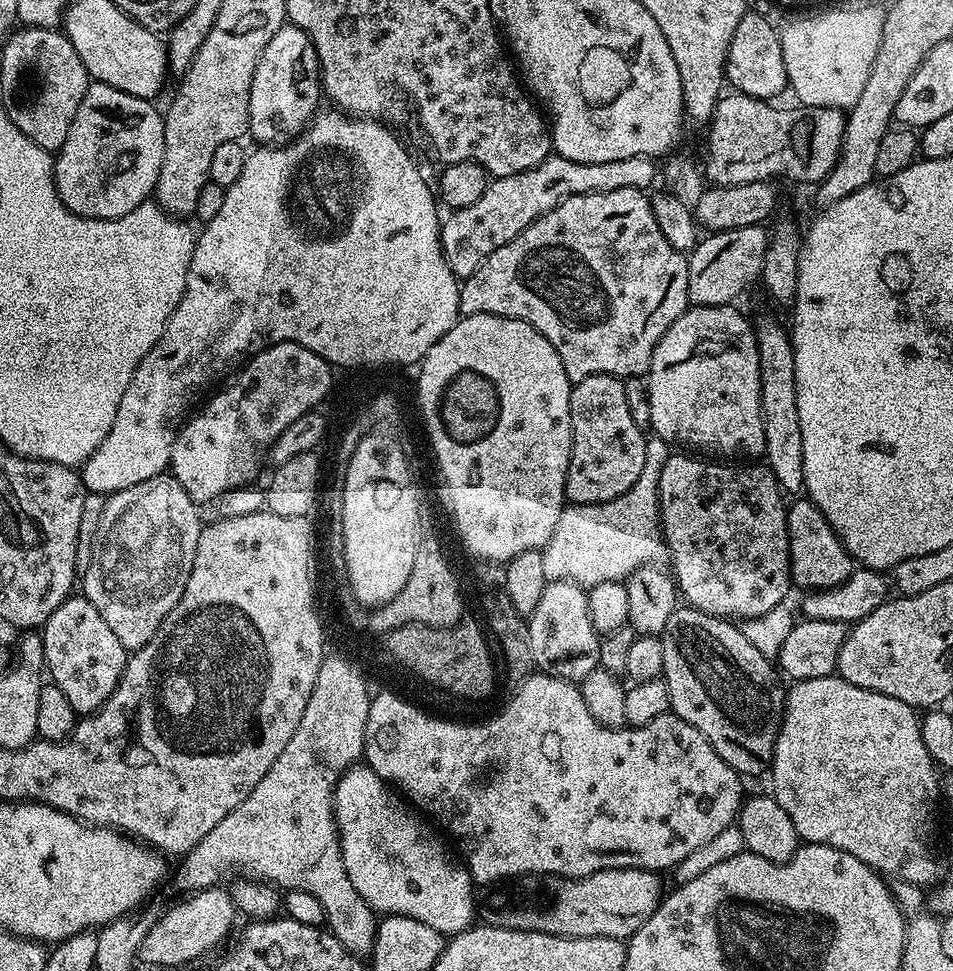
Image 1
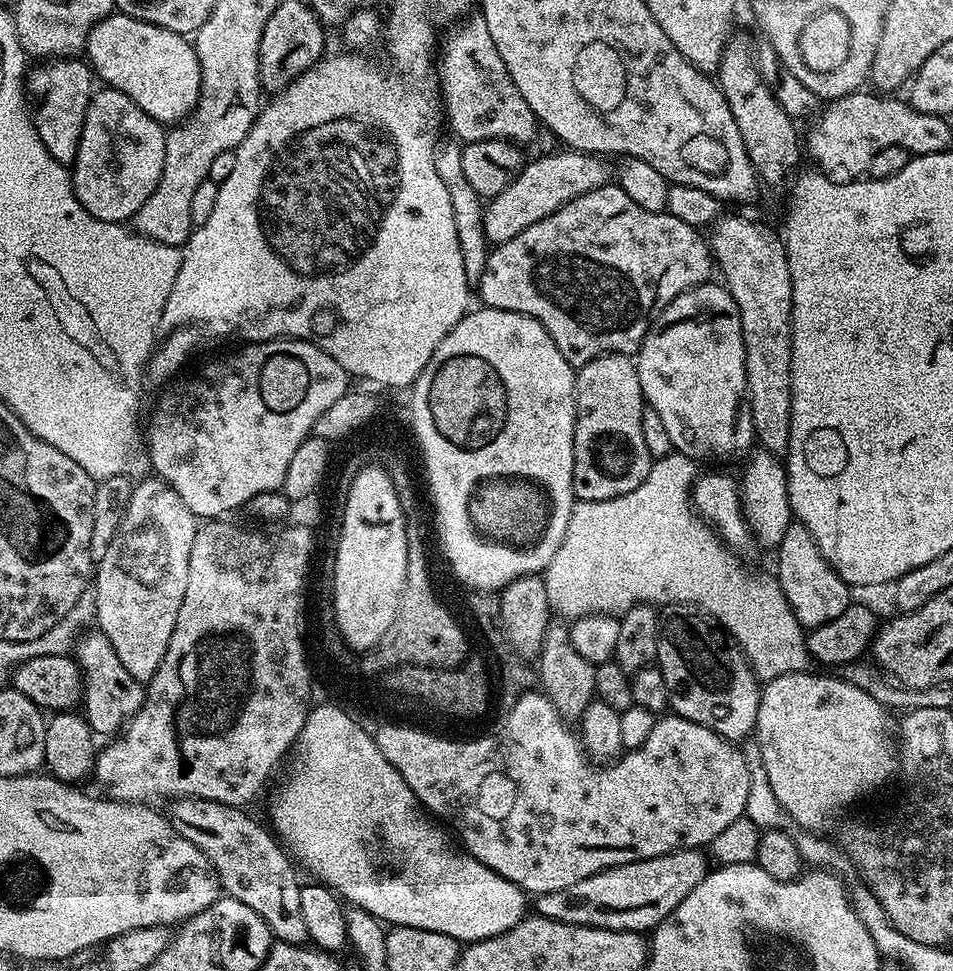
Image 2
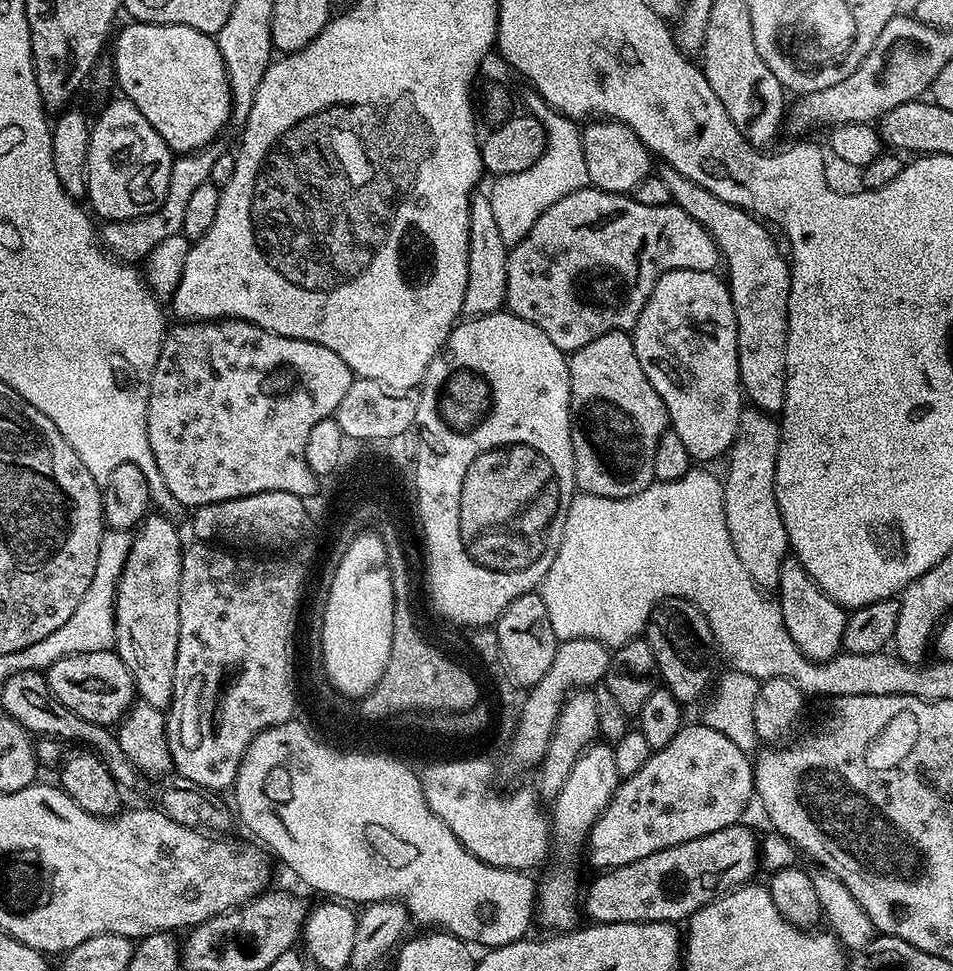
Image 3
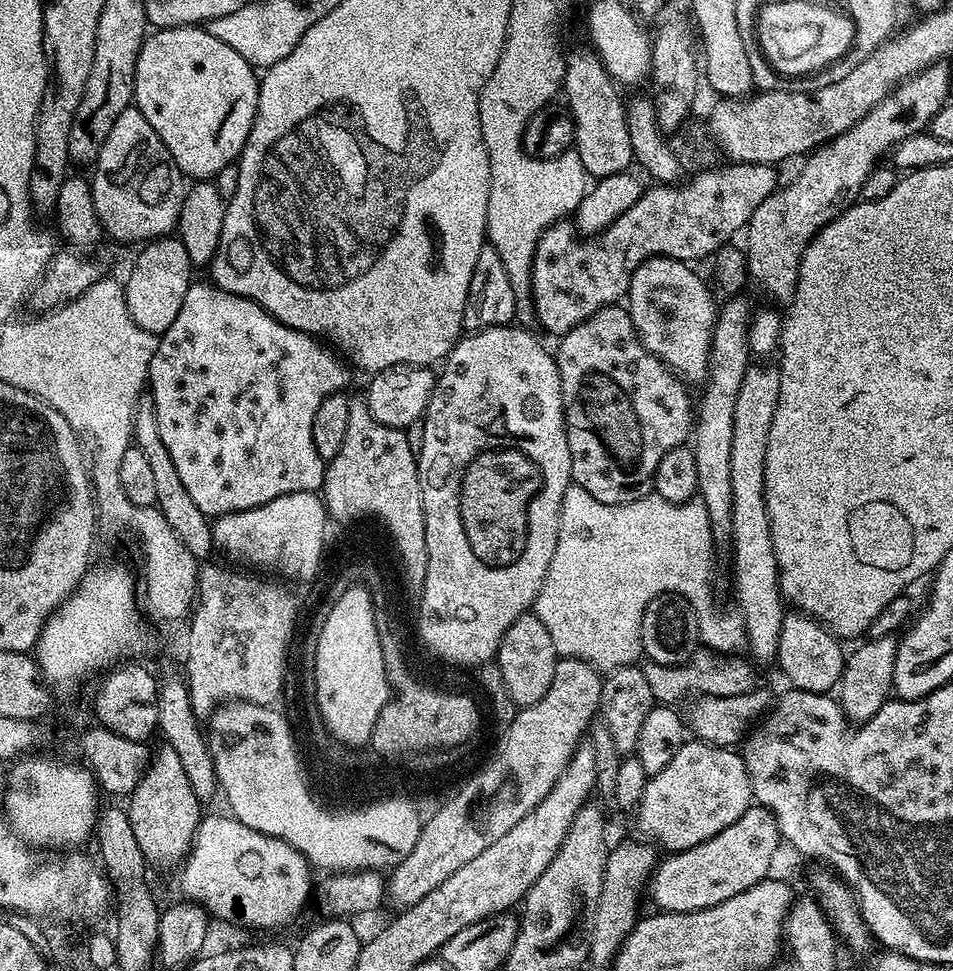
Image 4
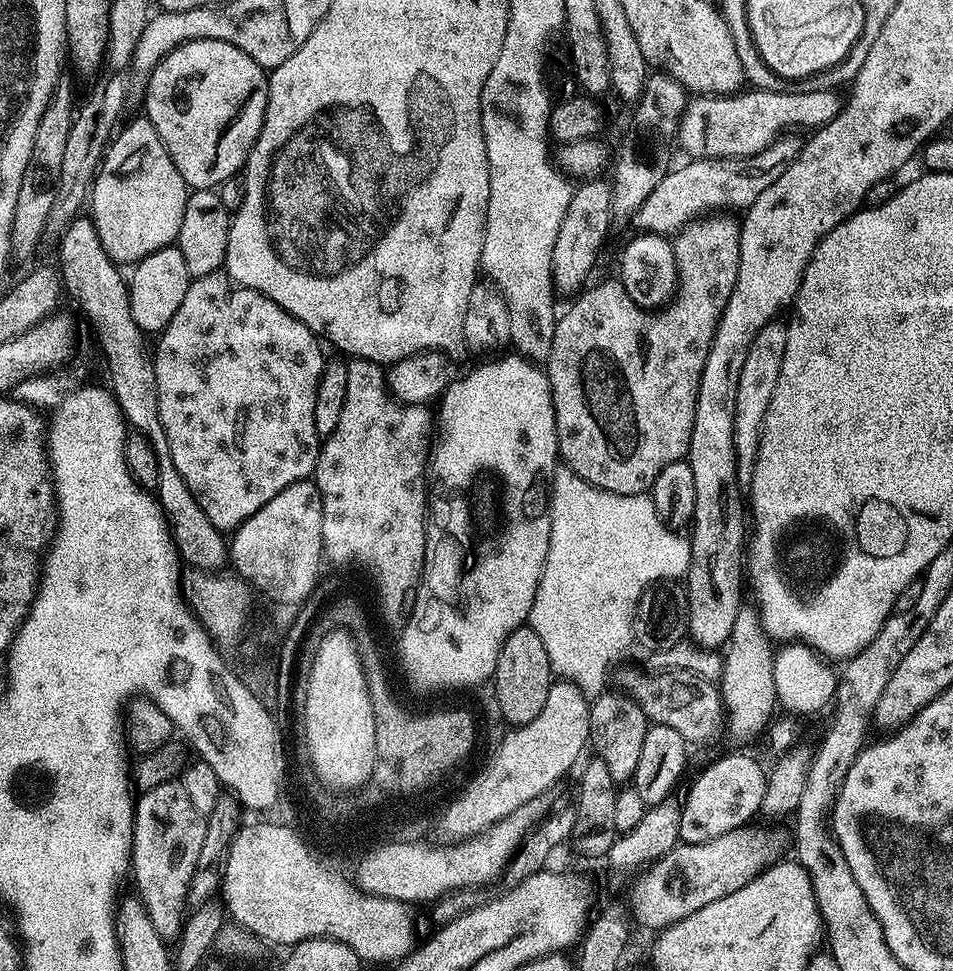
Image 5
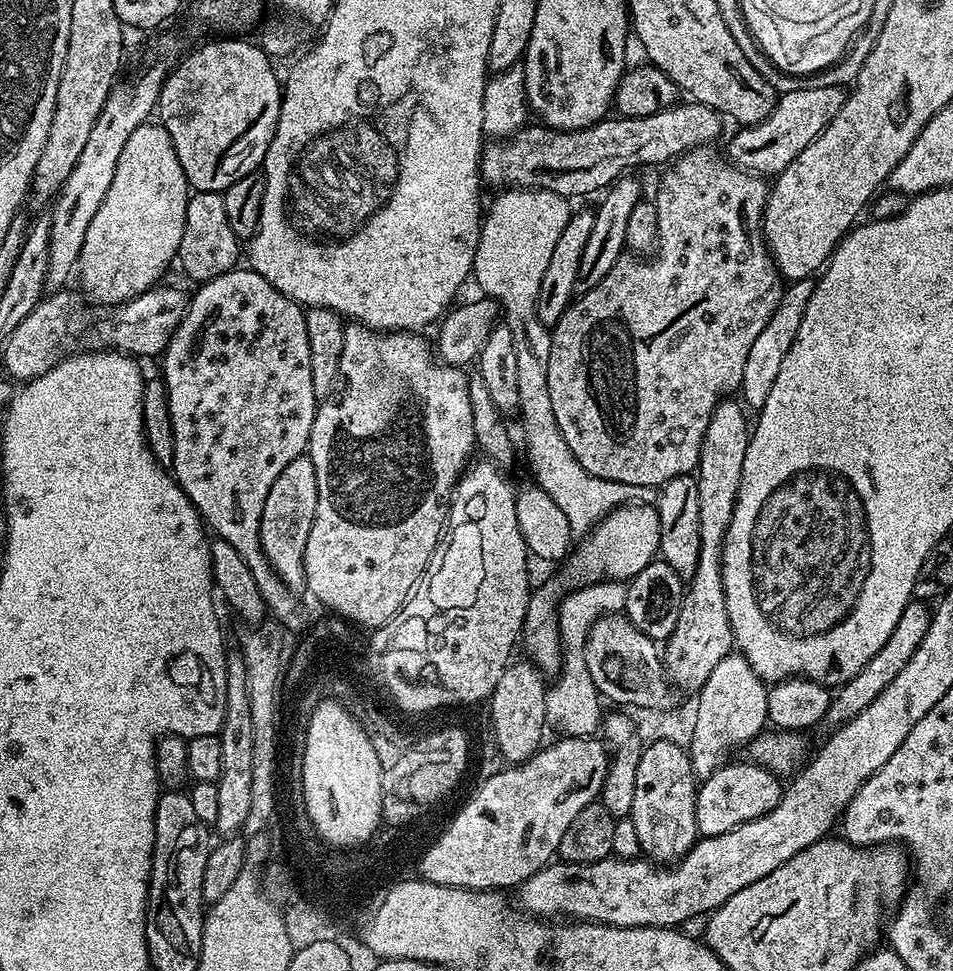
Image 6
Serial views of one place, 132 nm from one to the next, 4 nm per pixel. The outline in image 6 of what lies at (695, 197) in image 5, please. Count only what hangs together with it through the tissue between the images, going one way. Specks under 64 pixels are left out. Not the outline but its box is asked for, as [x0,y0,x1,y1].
[726,86,844,178]

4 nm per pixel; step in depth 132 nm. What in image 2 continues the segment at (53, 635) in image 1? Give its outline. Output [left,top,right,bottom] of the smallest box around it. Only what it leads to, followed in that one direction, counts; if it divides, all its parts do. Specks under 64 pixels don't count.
[74,630,145,738]

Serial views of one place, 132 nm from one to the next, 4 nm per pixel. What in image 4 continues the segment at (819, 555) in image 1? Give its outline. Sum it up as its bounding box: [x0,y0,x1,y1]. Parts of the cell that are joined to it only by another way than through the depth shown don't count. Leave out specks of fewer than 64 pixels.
[775,610,846,694]

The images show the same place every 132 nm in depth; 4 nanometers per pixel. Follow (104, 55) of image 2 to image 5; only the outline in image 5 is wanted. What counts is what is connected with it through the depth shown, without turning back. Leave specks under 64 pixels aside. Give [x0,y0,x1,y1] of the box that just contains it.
[144,40,269,189]

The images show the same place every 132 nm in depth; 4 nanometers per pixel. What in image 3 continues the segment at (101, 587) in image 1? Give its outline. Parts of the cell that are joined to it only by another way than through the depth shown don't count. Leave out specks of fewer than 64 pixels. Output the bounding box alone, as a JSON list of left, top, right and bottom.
[115,514,180,709]

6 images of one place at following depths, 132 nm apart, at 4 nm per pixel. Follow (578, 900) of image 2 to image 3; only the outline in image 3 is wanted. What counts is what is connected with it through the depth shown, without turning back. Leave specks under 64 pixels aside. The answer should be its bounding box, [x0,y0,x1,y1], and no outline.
[583,824,760,924]

